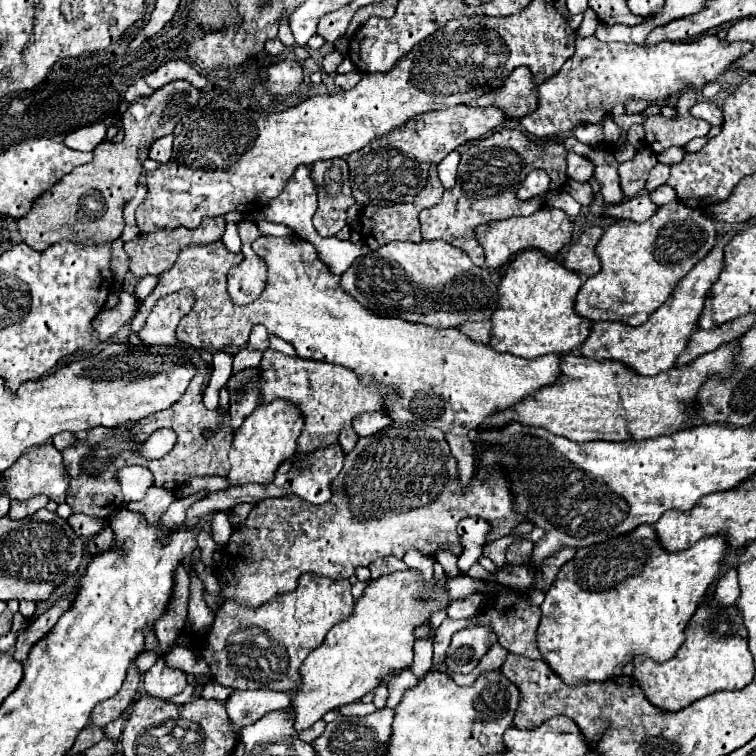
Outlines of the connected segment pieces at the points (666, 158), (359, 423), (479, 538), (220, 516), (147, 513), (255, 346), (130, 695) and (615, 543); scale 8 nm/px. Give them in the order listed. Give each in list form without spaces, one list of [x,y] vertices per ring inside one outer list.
[[[668,148],[660,154],[656,154],[658,162],[660,164],[666,164],[666,166],[672,166],[672,164],[678,164],[682,158],[684,158],[684,150],[682,148]]]
[[[366,412],[356,416],[356,420],[352,420],[352,428],[356,430],[358,436],[372,436],[378,430],[386,428],[392,420],[384,414],[384,412]]]
[[[464,518],[458,524],[458,534],[460,542],[464,548],[464,556],[458,558],[458,570],[466,572],[480,556],[482,548],[486,544],[486,534],[488,534],[488,524],[482,518]]]
[[[216,512],[210,520],[210,526],[212,526],[212,540],[218,544],[218,546],[224,546],[232,534],[232,526],[228,522],[228,514],[224,512]]]
[[[152,486],[152,488],[148,490],[148,494],[144,496],[144,500],[140,500],[140,502],[130,502],[130,504],[128,504],[128,510],[142,514],[144,520],[146,520],[146,524],[152,524],[152,526],[154,526],[154,524],[158,522],[158,518],[168,510],[168,506],[170,506],[174,500],[176,500],[176,496],[174,496],[172,492],[168,492],[168,490],[164,490],[164,488]]]
[[[254,326],[252,328],[252,334],[250,334],[250,340],[248,340],[248,350],[260,350],[264,352],[268,348],[268,332],[264,326]]]
[[[134,660],[132,668],[128,668],[128,676],[124,680],[124,688],[120,688],[120,692],[116,696],[112,696],[110,700],[100,702],[92,710],[92,720],[88,722],[88,726],[106,726],[108,722],[116,720],[124,710],[128,710],[130,704],[134,702],[138,684],[140,684],[140,672],[138,672],[136,660]]]
[[[642,524],[640,528],[636,528],[636,532],[630,532],[630,534],[626,534],[626,536],[616,536],[616,538],[610,538],[610,540],[606,540],[606,542],[602,542],[602,544],[594,544],[594,546],[580,548],[580,550],[576,552],[576,556],[560,568],[560,572],[558,572],[558,576],[556,576],[552,588],[546,592],[546,598],[544,598],[542,606],[540,606],[540,608],[542,608],[542,618],[540,618],[540,624],[538,624],[538,650],[540,650],[542,658],[544,658],[544,662],[546,662],[546,664],[552,668],[552,672],[554,672],[556,676],[560,676],[566,684],[578,686],[578,684],[584,684],[584,682],[608,682],[608,680],[618,678],[618,676],[622,674],[622,668],[624,668],[634,656],[648,656],[648,658],[652,658],[654,662],[666,662],[666,660],[670,660],[670,658],[676,654],[676,650],[680,648],[680,644],[684,642],[684,628],[686,628],[688,620],[690,620],[692,614],[696,612],[696,606],[700,604],[700,600],[702,600],[702,596],[706,594],[706,590],[708,590],[708,586],[712,584],[712,580],[718,576],[720,562],[722,562],[726,550],[728,550],[728,542],[726,542],[724,536],[708,536],[706,540],[696,542],[696,544],[690,546],[688,550],[682,550],[682,552],[666,552],[666,550],[662,550],[662,546],[658,544],[656,534],[654,534],[652,526],[648,526],[648,524]]]

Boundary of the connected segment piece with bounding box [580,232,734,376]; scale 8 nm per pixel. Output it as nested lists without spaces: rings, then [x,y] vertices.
[[[728,232],[712,252],[704,260],[700,260],[674,288],[670,298],[666,300],[664,306],[660,306],[648,322],[642,326],[626,326],[620,322],[594,322],[590,336],[584,340],[580,346],[580,354],[584,358],[596,358],[596,360],[618,360],[626,364],[632,372],[642,374],[642,376],[656,376],[658,372],[670,370],[678,358],[678,354],[684,350],[692,330],[698,328],[698,318],[704,308],[706,294],[710,286],[718,280],[722,272],[722,250],[728,244],[728,240],[734,236],[734,232]]]

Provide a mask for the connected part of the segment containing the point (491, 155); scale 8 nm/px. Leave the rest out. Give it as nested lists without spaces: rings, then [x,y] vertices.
[[[498,130],[488,138],[476,140],[460,160],[458,180],[452,190],[446,190],[442,200],[420,212],[420,232],[424,240],[444,240],[460,250],[464,250],[476,266],[484,266],[484,250],[476,242],[474,230],[484,222],[506,220],[512,216],[530,216],[544,206],[542,198],[520,202],[516,198],[516,188],[532,170],[548,172],[552,188],[562,188],[568,180],[566,176],[566,148],[562,144],[550,144],[546,148],[534,148],[534,144],[518,130]]]

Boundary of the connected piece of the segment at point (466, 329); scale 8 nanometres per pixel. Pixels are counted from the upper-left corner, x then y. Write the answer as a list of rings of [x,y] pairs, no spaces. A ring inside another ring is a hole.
[[[490,320],[486,322],[468,322],[458,326],[458,330],[462,330],[470,340],[478,342],[478,344],[486,344],[490,340]]]

